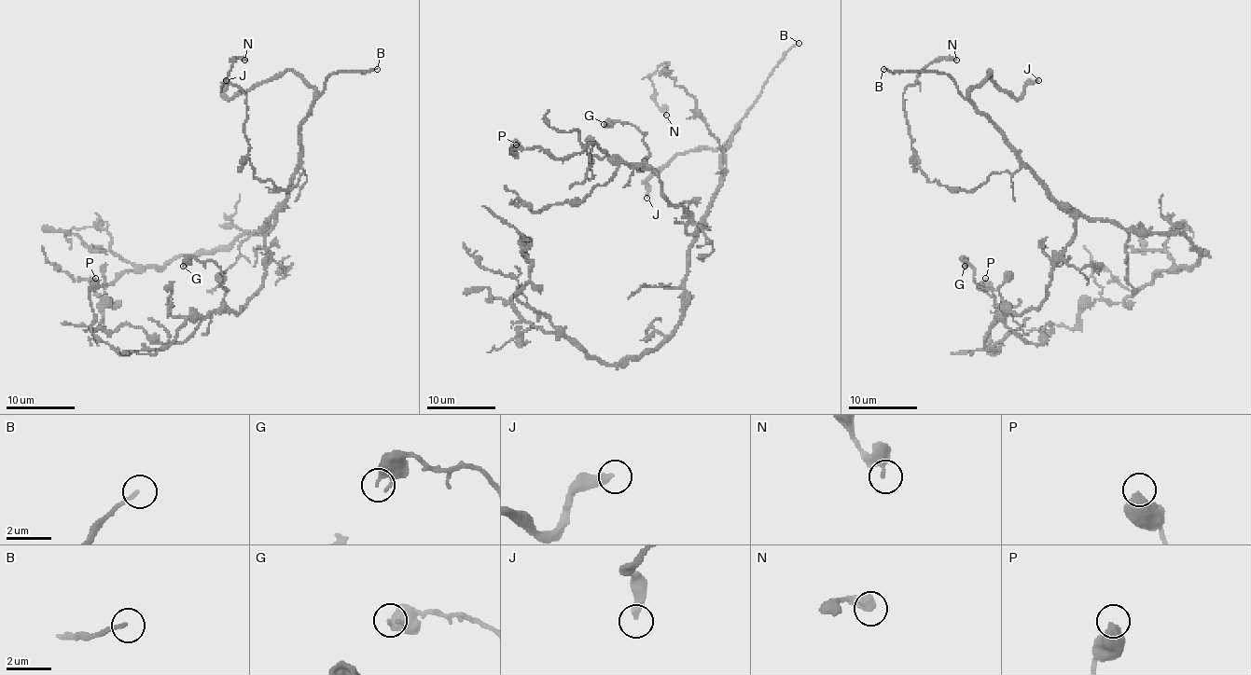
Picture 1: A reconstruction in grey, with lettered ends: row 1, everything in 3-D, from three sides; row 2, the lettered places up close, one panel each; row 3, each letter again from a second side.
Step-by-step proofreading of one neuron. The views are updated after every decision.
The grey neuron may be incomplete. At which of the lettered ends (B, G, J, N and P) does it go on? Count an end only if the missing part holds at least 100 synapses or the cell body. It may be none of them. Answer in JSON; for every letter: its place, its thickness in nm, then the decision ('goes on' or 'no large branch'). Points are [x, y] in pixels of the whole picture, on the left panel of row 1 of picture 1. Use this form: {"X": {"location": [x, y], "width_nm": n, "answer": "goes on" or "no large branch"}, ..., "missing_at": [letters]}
{"B": {"location": [377, 69], "width_nm": 150, "answer": "goes on"}, "G": {"location": [183, 266], "width_nm": 280, "answer": "no large branch"}, "J": {"location": [226, 80], "width_nm": 360, "answer": "goes on"}, "N": {"location": [244, 60], "width_nm": 360, "answer": "no large branch"}, "P": {"location": [95, 278], "width_nm": 600, "answer": "no large branch"}, "missing_at": ["B", "J"]}

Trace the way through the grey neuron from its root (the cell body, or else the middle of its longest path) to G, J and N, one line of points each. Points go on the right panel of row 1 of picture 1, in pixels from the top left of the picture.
G: (1107, 222), (1077, 220), (1047, 297), (1020, 314), (997, 290), (980, 287), (963, 257), (965, 266)
J: (1107, 222), (1071, 214), (970, 98), (970, 92), (991, 70), (991, 77), (1016, 98), (1028, 84), (1038, 80)
N: (1107, 222), (1071, 214), (1023, 167), (992, 173), (973, 190), (926, 178), (903, 92), (930, 63), (956, 60)

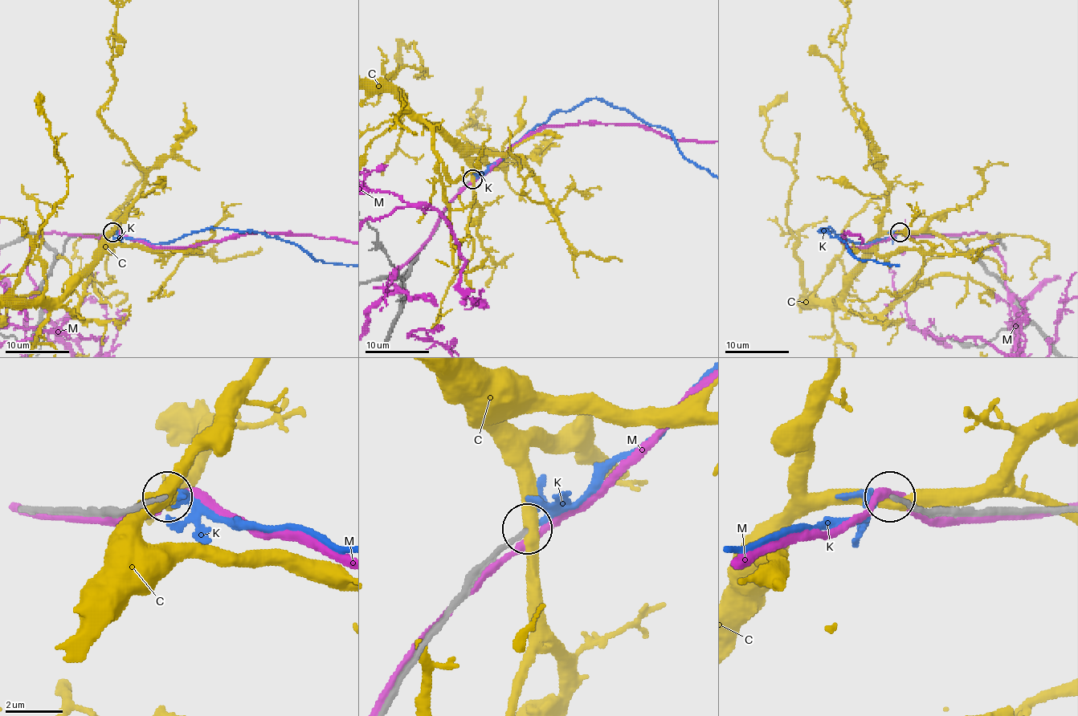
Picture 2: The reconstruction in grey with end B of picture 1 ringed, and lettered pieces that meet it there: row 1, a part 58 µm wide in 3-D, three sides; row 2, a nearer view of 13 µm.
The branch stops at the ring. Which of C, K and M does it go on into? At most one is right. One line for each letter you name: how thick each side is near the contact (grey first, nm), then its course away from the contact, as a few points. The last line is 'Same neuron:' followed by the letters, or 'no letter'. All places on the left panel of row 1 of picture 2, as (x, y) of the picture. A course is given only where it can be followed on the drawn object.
K: calibres 160 and 130 nm
Same neuron: K

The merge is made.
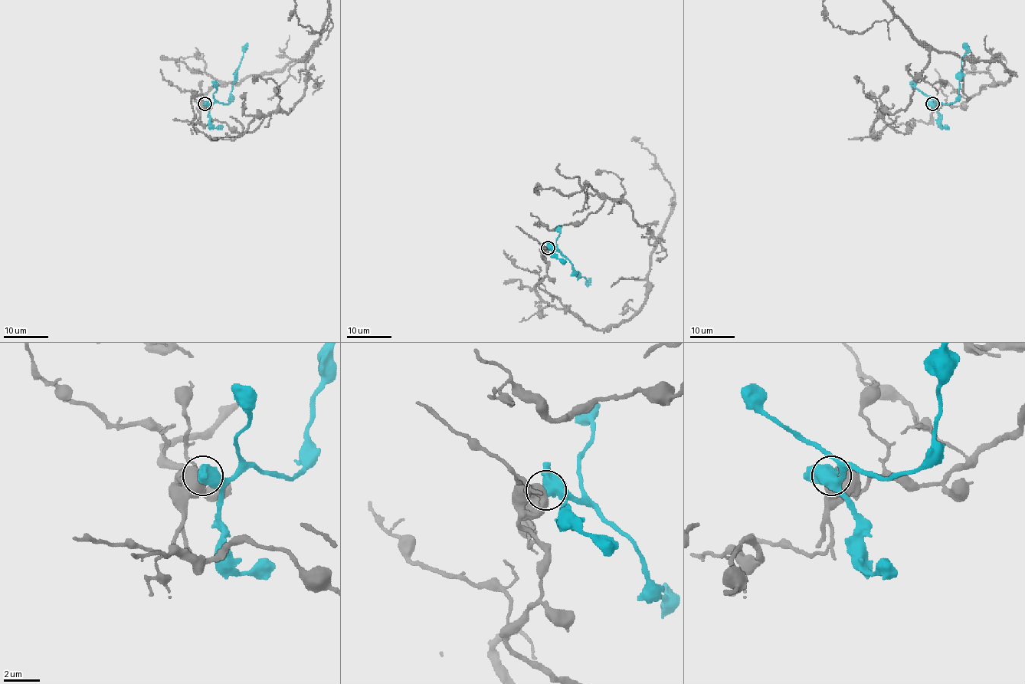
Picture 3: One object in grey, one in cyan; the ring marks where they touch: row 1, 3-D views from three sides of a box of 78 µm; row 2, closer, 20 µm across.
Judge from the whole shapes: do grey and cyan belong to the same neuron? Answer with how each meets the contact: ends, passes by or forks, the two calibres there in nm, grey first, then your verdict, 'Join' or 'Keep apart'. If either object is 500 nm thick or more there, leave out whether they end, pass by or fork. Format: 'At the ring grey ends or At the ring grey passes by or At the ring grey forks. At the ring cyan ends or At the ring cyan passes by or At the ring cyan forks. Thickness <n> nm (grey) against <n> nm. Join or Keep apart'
Thickness 750 nm (grey) against 650 nm. Keep apart

